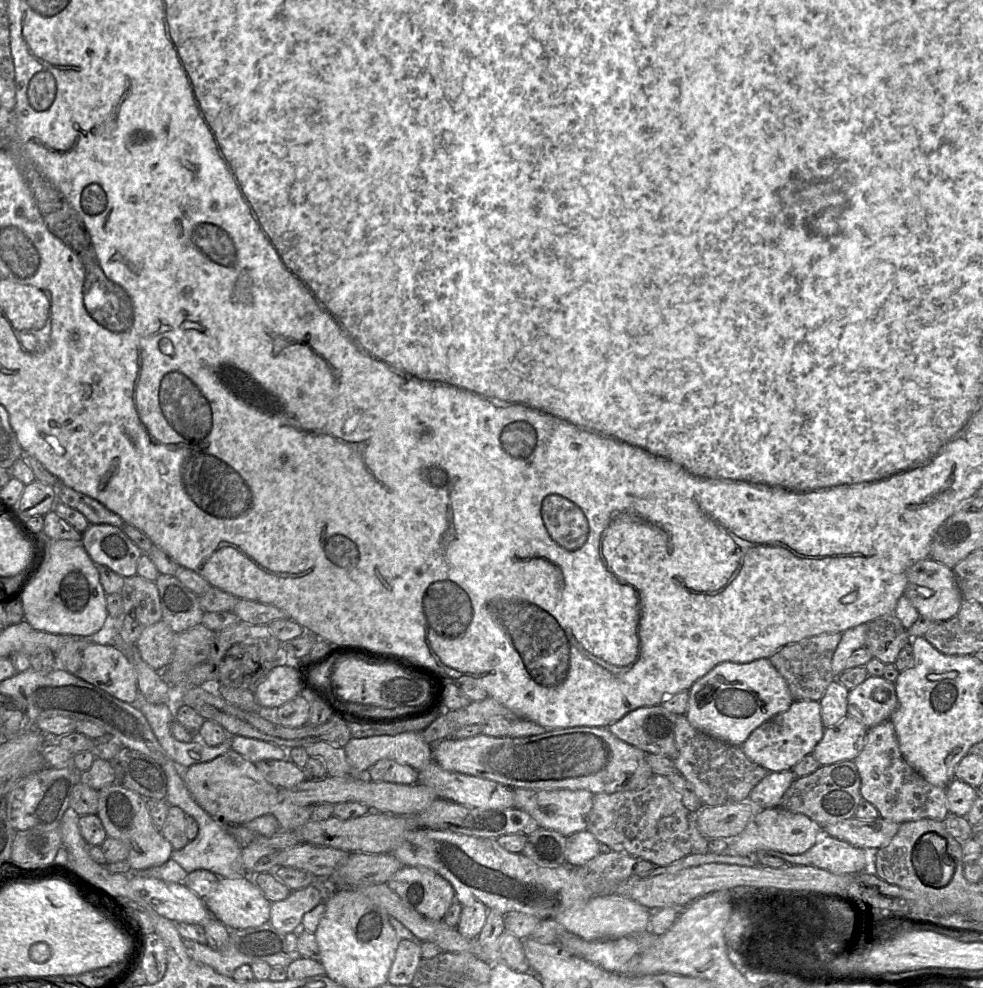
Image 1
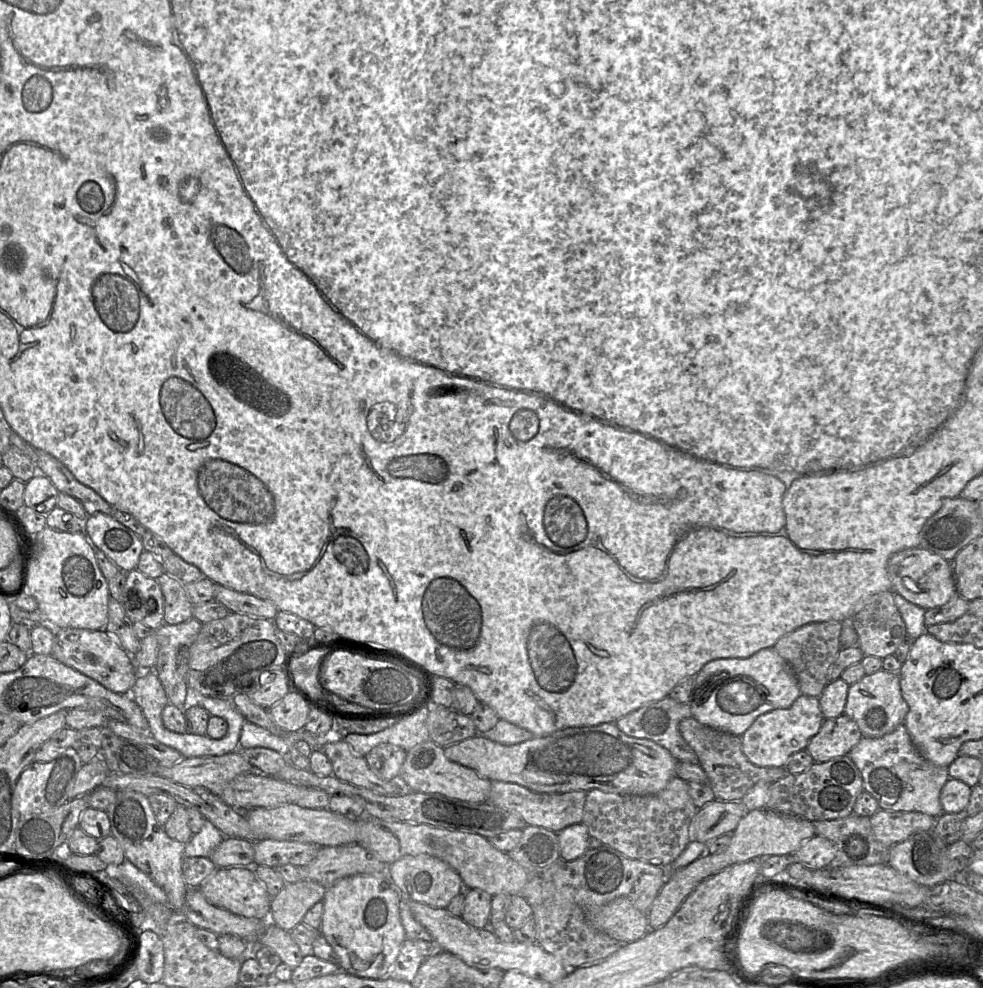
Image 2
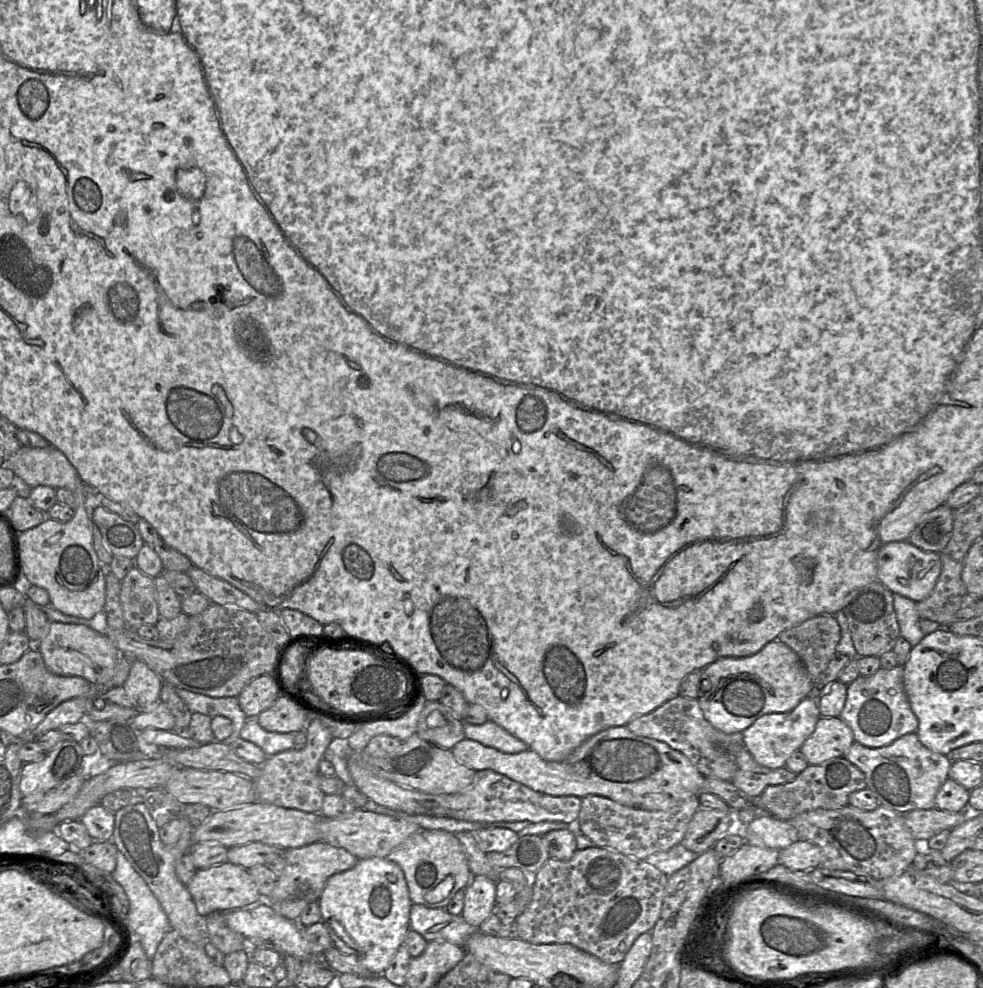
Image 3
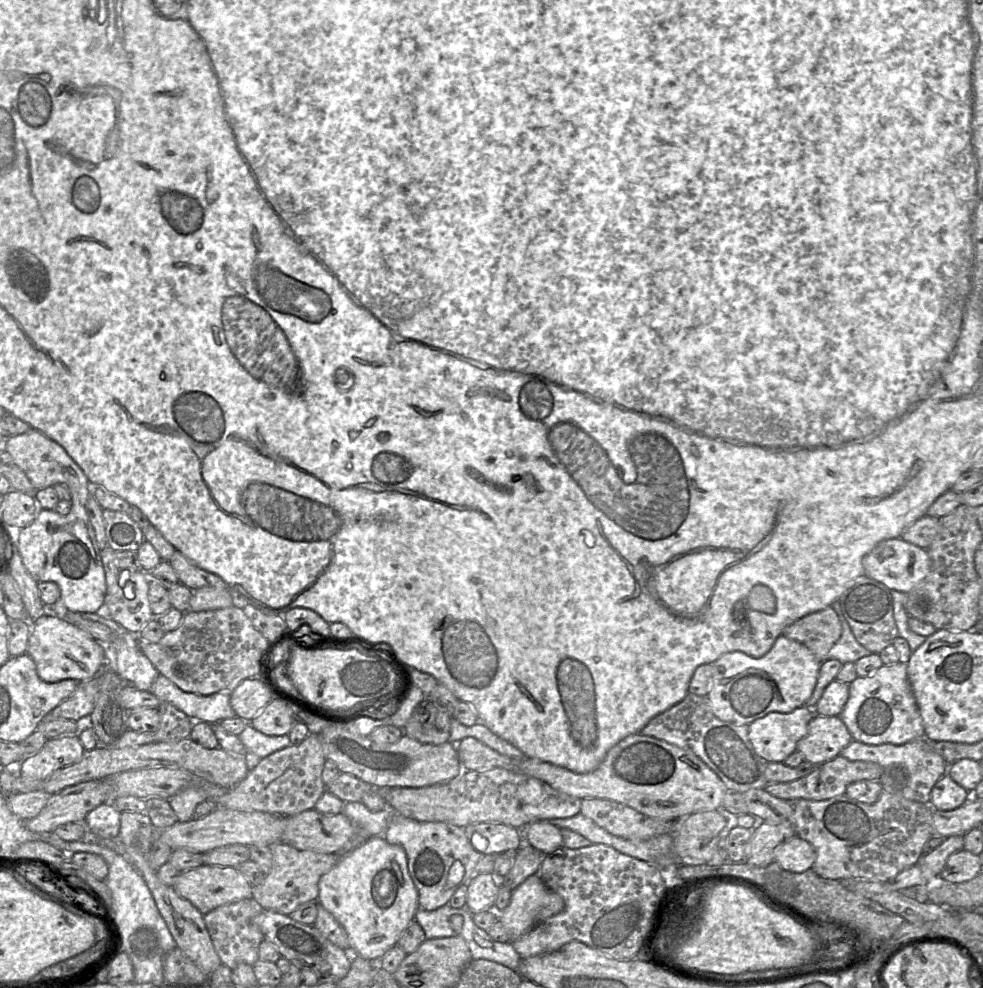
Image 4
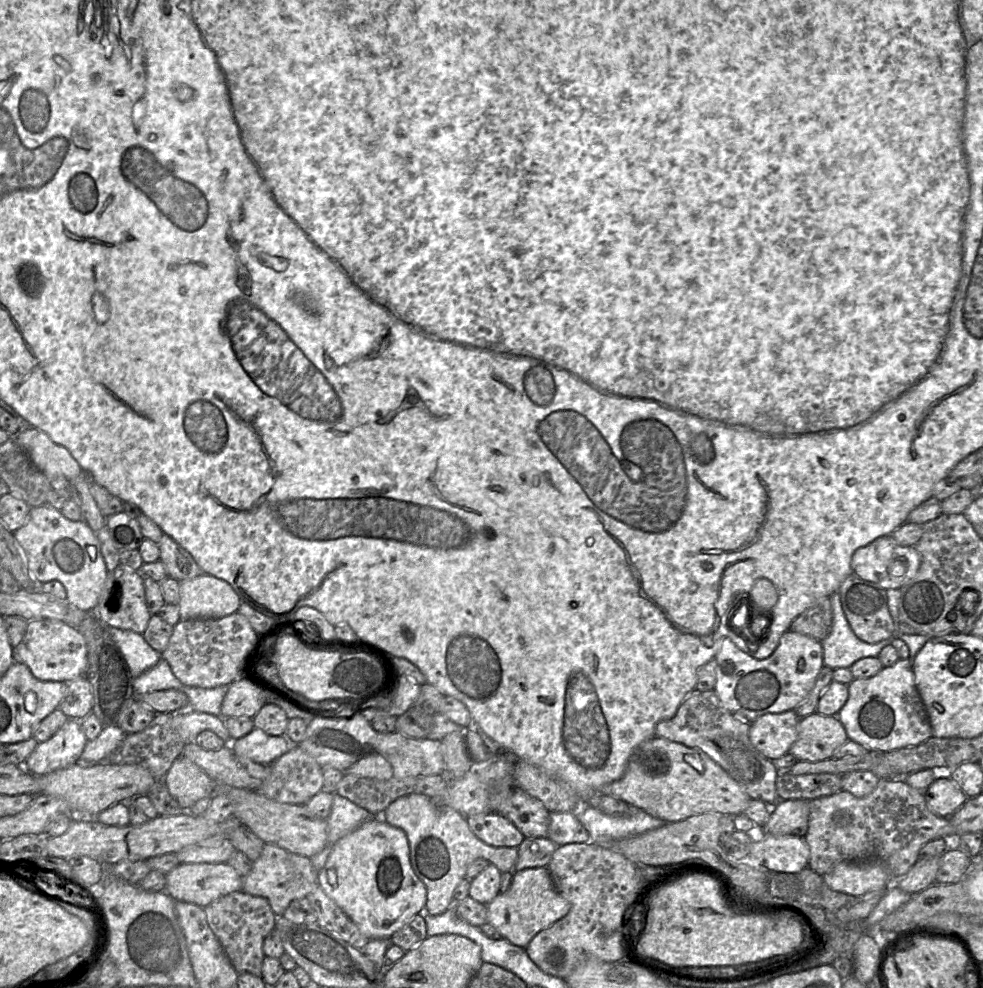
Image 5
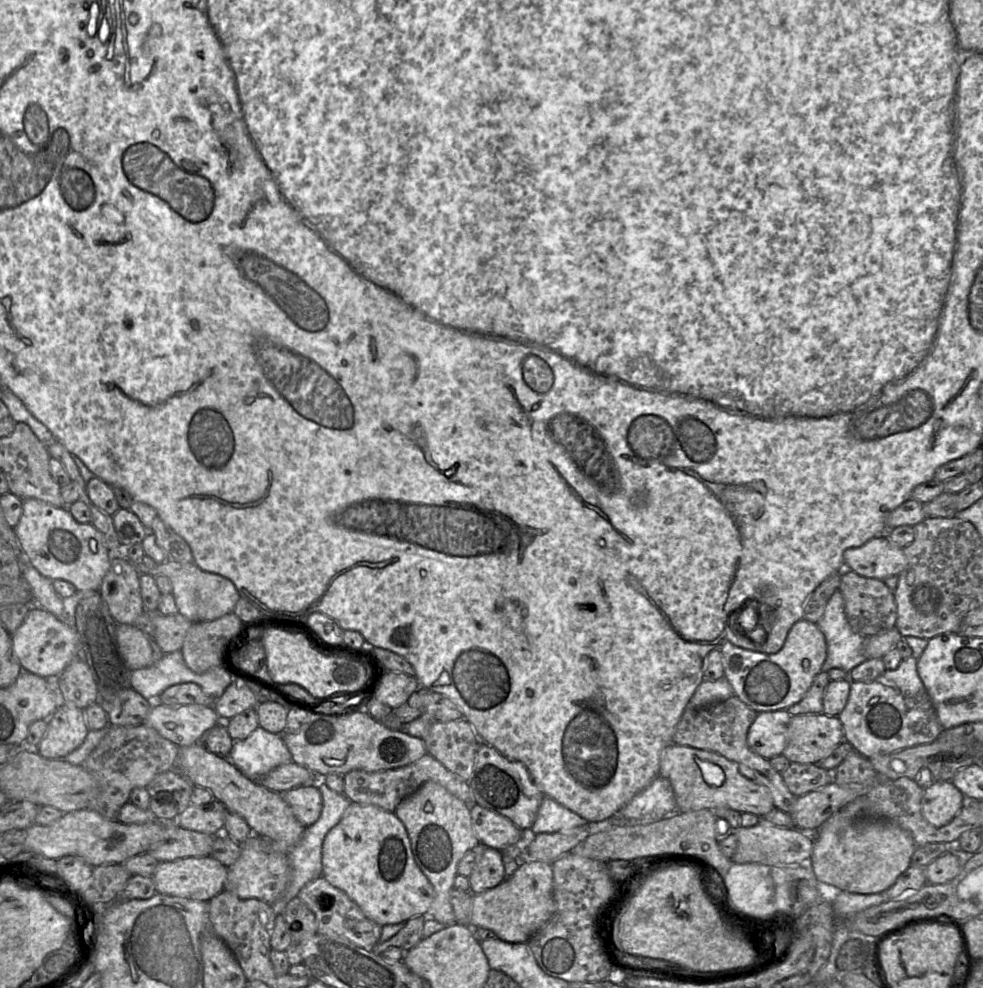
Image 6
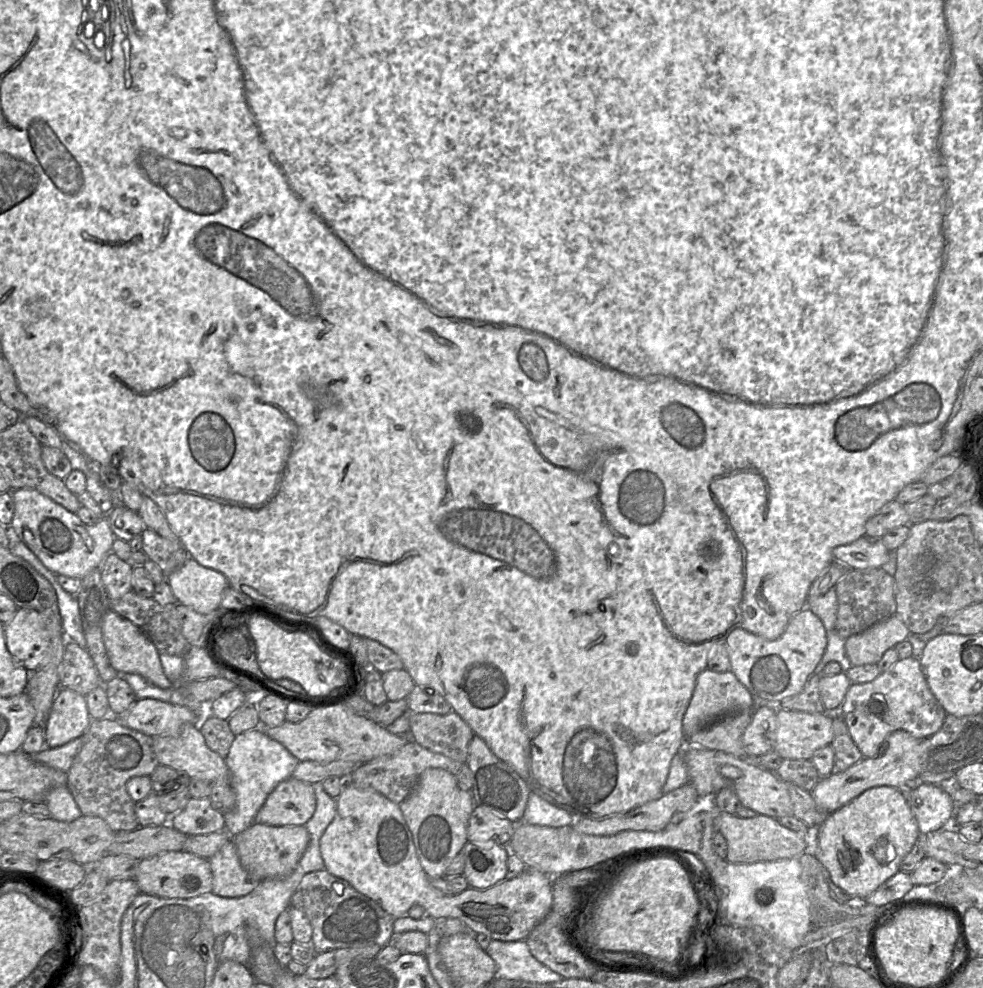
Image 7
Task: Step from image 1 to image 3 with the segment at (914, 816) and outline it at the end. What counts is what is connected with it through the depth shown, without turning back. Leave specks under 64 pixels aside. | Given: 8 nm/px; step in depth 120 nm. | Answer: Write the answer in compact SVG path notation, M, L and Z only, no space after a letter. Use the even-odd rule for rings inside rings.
M915 733L906 734L879 748L854 741L844 757L864 773L867 788L875 794L879 804L901 814L936 808L936 795L949 778L952 765L948 756L926 748Z

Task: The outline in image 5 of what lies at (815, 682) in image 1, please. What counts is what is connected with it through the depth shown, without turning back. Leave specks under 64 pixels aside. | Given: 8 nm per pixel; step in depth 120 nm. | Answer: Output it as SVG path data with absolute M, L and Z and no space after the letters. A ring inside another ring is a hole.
M826 596L800 614L791 623L789 630L821 642L831 632L832 622L831 596Z

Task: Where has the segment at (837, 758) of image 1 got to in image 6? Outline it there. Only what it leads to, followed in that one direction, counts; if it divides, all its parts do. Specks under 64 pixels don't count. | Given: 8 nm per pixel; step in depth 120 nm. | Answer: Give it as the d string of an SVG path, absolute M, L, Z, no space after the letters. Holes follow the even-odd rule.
M793 715L782 754L790 762L819 764L843 741L844 729L837 716Z

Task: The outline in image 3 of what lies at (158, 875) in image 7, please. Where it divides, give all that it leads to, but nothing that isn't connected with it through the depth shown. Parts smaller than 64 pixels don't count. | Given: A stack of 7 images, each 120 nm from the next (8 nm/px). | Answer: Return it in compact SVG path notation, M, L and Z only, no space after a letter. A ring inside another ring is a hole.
M230 862L197 870L186 887L199 915L205 918L214 912L244 909L261 902L262 897L248 870Z

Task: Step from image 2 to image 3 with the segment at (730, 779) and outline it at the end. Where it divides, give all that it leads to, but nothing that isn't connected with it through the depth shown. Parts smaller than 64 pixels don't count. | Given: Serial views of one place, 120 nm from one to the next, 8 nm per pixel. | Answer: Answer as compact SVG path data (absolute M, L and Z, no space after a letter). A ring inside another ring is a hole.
M741 745L735 760L737 769L731 783L749 796L760 796L768 786L787 783L797 777L795 772L785 766L771 769L758 764L745 745Z

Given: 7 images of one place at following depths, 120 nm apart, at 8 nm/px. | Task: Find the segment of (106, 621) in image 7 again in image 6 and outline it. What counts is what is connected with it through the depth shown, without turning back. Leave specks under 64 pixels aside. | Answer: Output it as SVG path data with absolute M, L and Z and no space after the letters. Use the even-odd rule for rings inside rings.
M117 624L116 641L120 654L131 671L154 663L150 638L134 625Z

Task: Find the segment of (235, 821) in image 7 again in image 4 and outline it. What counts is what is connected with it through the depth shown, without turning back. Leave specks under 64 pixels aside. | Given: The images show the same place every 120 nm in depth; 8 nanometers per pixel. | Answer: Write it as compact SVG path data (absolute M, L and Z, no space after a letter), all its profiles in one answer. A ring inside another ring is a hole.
M250 722L238 737L245 746L251 761L265 758L292 745L288 735L270 736L263 734L256 730Z

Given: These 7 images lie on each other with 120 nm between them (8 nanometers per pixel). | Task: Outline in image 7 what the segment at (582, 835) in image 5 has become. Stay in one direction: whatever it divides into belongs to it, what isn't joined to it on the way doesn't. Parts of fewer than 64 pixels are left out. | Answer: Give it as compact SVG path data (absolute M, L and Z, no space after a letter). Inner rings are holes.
M530 792L522 820L531 825L562 827L572 825L576 817L567 810L547 801L535 792Z

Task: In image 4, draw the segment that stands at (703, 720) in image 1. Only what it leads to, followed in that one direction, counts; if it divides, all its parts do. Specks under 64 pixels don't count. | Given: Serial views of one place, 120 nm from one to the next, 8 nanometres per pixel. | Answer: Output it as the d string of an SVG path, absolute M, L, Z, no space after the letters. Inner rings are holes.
M781 635L772 648L760 658L733 651L722 655L712 665L711 688L707 697L713 713L722 721L749 725L770 712L790 713L805 705L816 686L821 663L806 646Z

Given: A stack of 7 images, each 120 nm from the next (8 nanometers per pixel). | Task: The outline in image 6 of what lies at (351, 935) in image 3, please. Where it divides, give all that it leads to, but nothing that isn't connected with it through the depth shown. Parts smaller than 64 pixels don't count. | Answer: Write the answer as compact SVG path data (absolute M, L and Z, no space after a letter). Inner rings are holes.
M351 803L323 841L322 877L345 892L368 919L381 926L405 923L415 916L422 916L425 920L430 917L426 913L434 900L433 886L418 867L406 828L394 812L374 805Z

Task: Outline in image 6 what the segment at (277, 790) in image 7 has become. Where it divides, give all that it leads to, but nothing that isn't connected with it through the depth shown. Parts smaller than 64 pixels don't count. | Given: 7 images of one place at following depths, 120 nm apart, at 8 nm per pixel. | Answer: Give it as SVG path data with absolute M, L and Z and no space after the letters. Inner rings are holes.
M316 784L292 788L283 792L282 796L304 827L312 825L320 817L323 801Z

